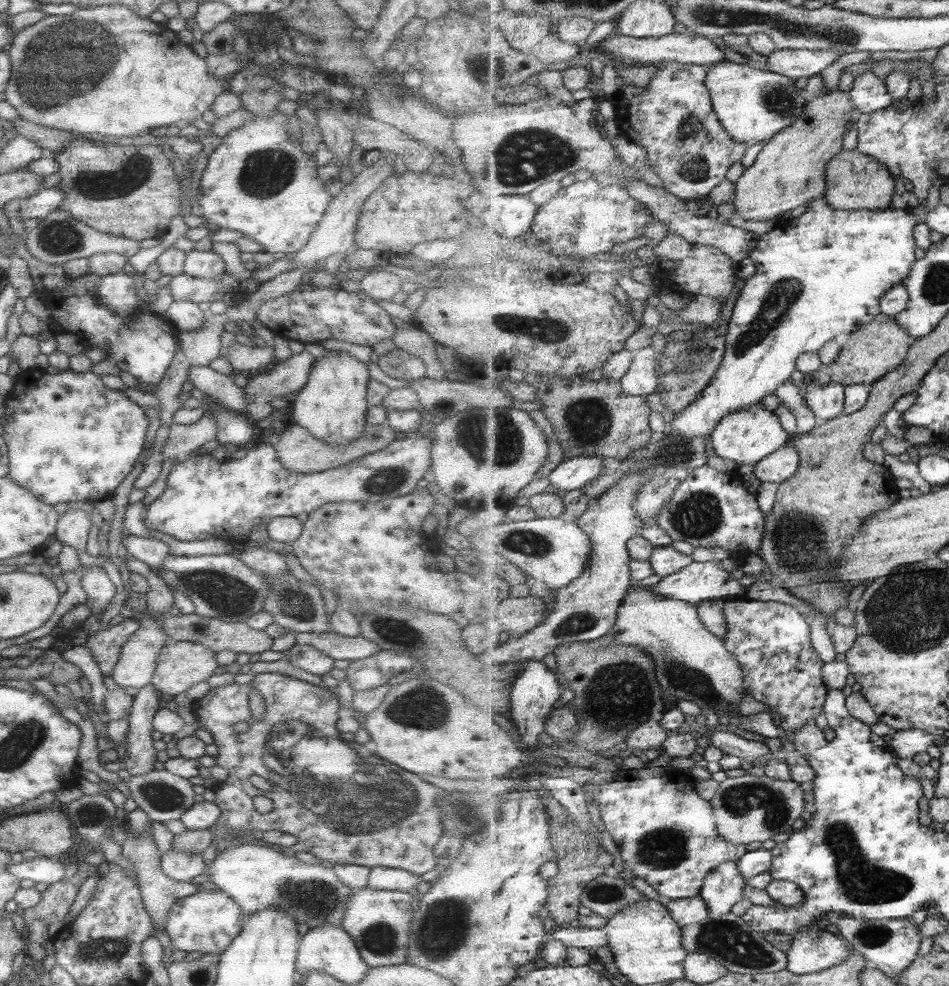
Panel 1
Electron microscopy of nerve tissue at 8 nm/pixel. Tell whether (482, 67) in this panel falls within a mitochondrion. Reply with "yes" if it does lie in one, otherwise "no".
yes

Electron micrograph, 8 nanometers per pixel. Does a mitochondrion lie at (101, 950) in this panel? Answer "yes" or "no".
yes

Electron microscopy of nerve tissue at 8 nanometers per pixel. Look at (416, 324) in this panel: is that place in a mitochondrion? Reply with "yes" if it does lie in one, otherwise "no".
no

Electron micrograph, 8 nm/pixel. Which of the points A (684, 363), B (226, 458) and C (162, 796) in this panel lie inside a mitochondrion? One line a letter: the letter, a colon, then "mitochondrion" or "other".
A: mitochondrion
B: other
C: mitochondrion

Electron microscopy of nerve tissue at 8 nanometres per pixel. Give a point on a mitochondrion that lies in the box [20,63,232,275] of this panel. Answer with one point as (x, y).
(97, 185)

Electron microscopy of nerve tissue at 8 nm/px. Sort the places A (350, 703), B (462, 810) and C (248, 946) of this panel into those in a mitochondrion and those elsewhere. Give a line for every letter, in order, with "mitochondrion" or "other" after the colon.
A: other
B: mitochondrion
C: other

